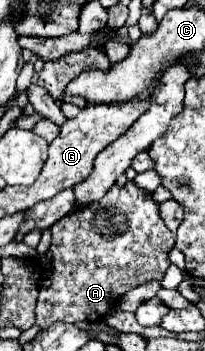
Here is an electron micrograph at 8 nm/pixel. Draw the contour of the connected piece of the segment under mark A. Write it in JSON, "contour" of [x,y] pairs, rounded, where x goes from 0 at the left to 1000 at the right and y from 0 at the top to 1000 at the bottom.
{"contour":[[[620,519],[610,530],[551,530],[493,570],[454,575],[444,587],[415,587],[356,610],[307,615],[307,627],[278,627],[249,644],[259,689],[259,775],[239,786],[249,815],[210,821],[180,849],[180,929],[200,940],[229,940],[268,917],[463,917],[502,895],[532,895],[571,866],[580,849],[737,798],[785,798],[805,769],[824,764],[815,718],[854,695],[854,667],[815,661],[766,581],[737,570],[737,553],[717,541],[668,536],[649,519]]]}

